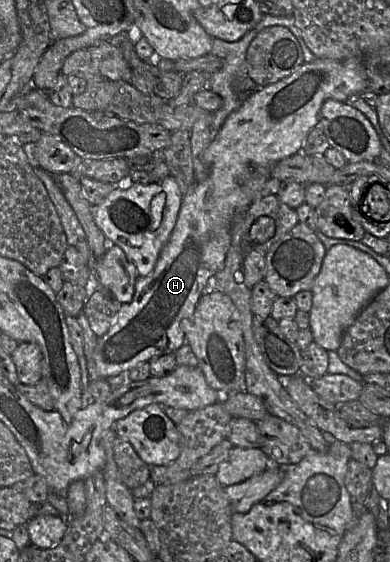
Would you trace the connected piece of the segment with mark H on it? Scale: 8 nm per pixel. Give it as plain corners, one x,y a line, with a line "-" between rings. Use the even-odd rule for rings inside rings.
359,58
341,61
317,59
311,63
305,62
293,74
274,84
256,88
226,118
203,153
208,175
204,180
192,184
183,196
176,225
153,271
147,276
138,277
132,301
121,305
112,326
98,337
93,357
87,360
91,380
127,372
141,362
175,353
185,343
181,321
193,315
200,298
210,290
216,273
223,268
231,244
233,222
257,199
263,197
262,190
270,178
271,167
282,159
302,152
309,131
319,123
320,110
327,99
346,102
352,95
369,91
367,85
366,70

